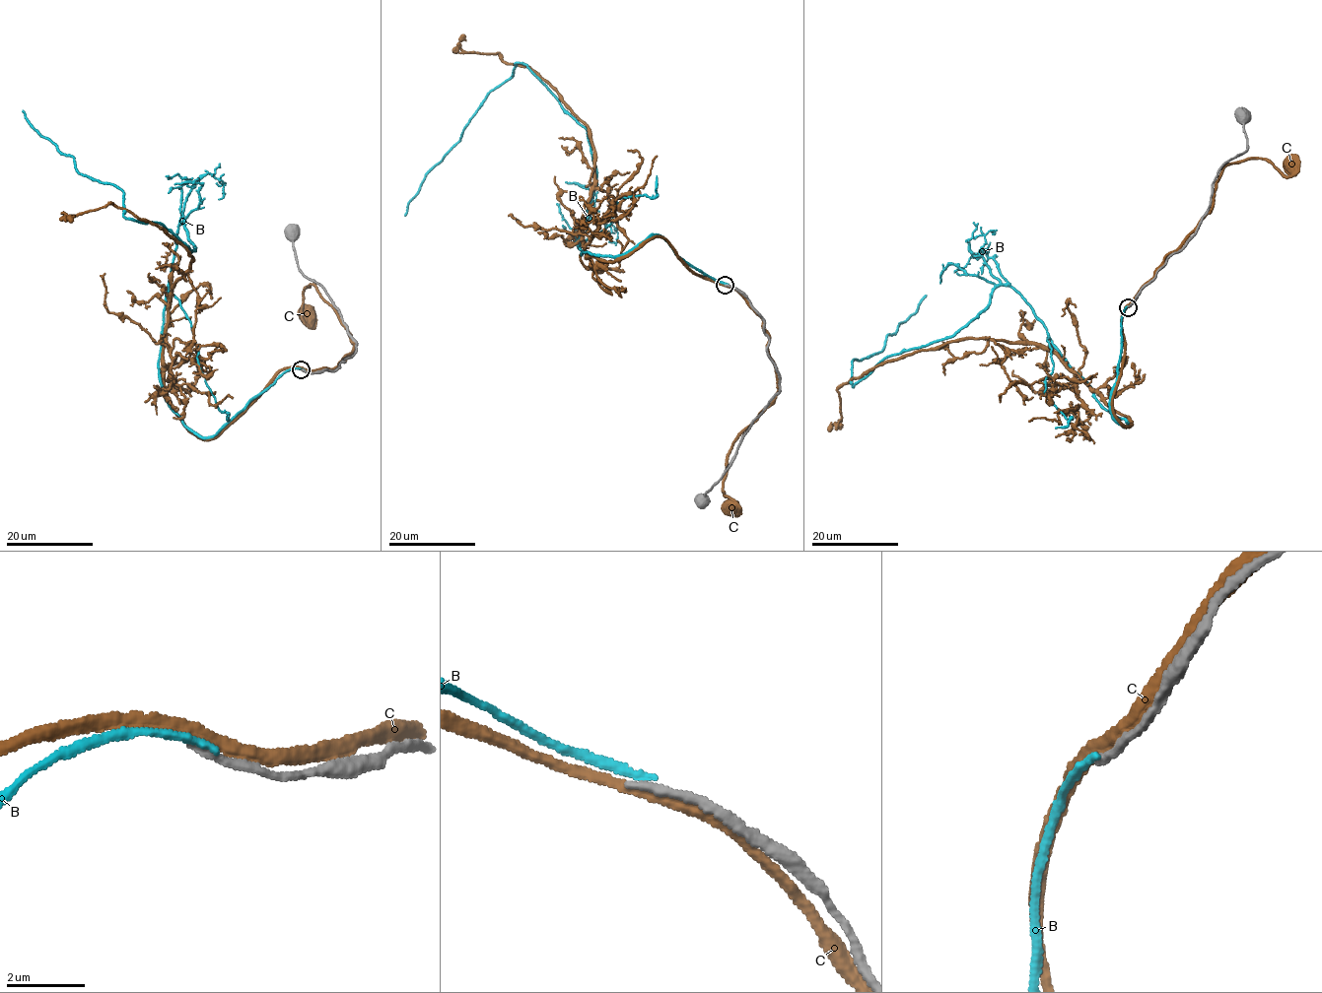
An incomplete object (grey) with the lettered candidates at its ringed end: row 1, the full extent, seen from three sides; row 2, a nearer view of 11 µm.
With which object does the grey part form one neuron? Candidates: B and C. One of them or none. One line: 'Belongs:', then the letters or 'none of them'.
Belongs: none of them

